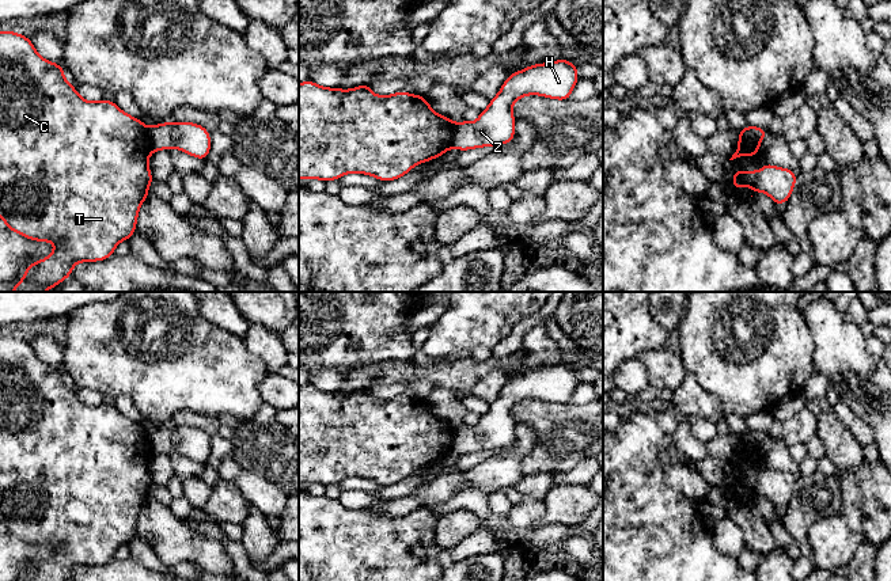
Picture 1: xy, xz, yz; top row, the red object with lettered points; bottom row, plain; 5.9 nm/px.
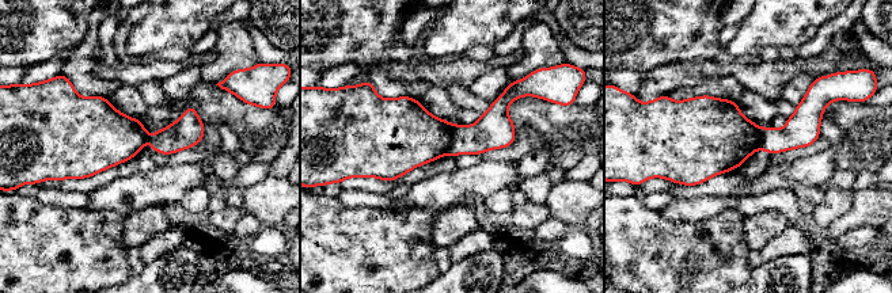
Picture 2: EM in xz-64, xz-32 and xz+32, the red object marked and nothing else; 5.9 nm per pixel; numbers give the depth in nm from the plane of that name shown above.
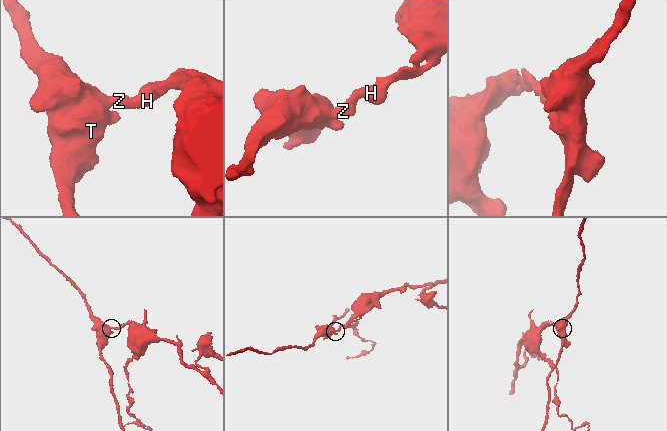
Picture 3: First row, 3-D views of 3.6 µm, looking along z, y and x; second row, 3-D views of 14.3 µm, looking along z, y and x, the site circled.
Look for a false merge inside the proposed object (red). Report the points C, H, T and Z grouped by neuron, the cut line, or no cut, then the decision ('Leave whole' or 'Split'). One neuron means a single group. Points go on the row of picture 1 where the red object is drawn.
Groups: C T / H Z. Split along xz (455, 124), (448, 147). Split

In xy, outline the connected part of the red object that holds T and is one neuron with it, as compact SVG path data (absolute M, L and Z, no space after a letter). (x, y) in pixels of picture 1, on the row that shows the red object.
M0 31L0 219L4 220L8 229L30 240L56 244L54 251L48 258L27 266L23 271L24 278L18 281L11 292L45 292L54 288L72 274L77 262L105 261L114 254L120 242L129 240L136 232L140 206L147 200L149 185L153 181L148 166L152 151L148 128L141 119L122 111L114 100L84 100L76 88L65 80L64 68L42 58L30 38L15 31Z

